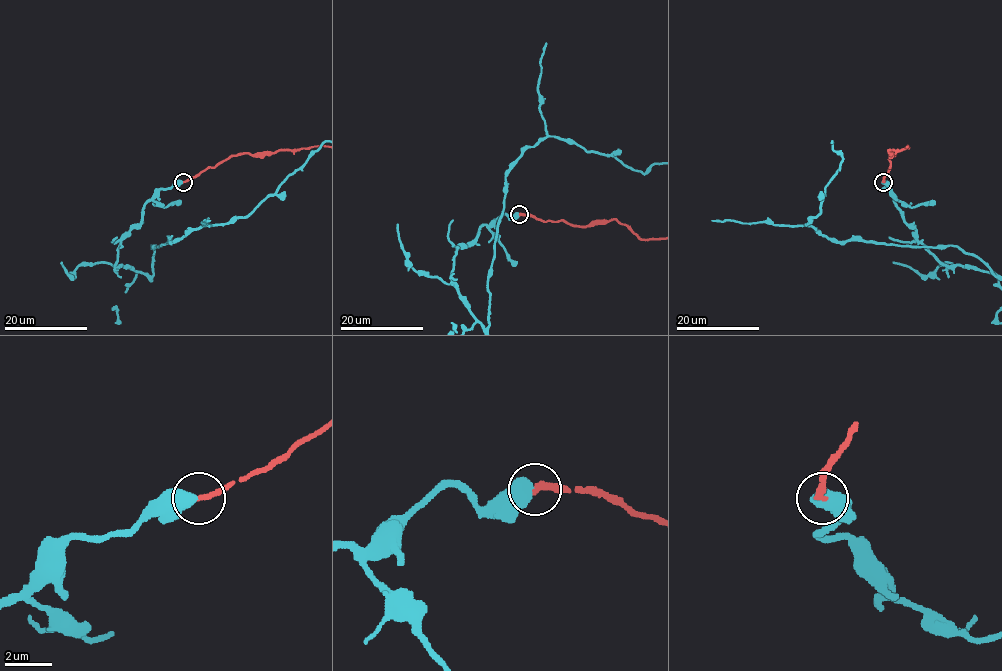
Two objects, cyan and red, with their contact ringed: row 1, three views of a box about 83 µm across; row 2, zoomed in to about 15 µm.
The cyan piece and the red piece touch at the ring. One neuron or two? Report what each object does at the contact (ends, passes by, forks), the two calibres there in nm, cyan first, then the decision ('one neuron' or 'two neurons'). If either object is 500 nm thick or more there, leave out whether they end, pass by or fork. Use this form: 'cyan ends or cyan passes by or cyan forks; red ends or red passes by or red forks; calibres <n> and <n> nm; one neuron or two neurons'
calibres 550 and 280 nm; one neuron

